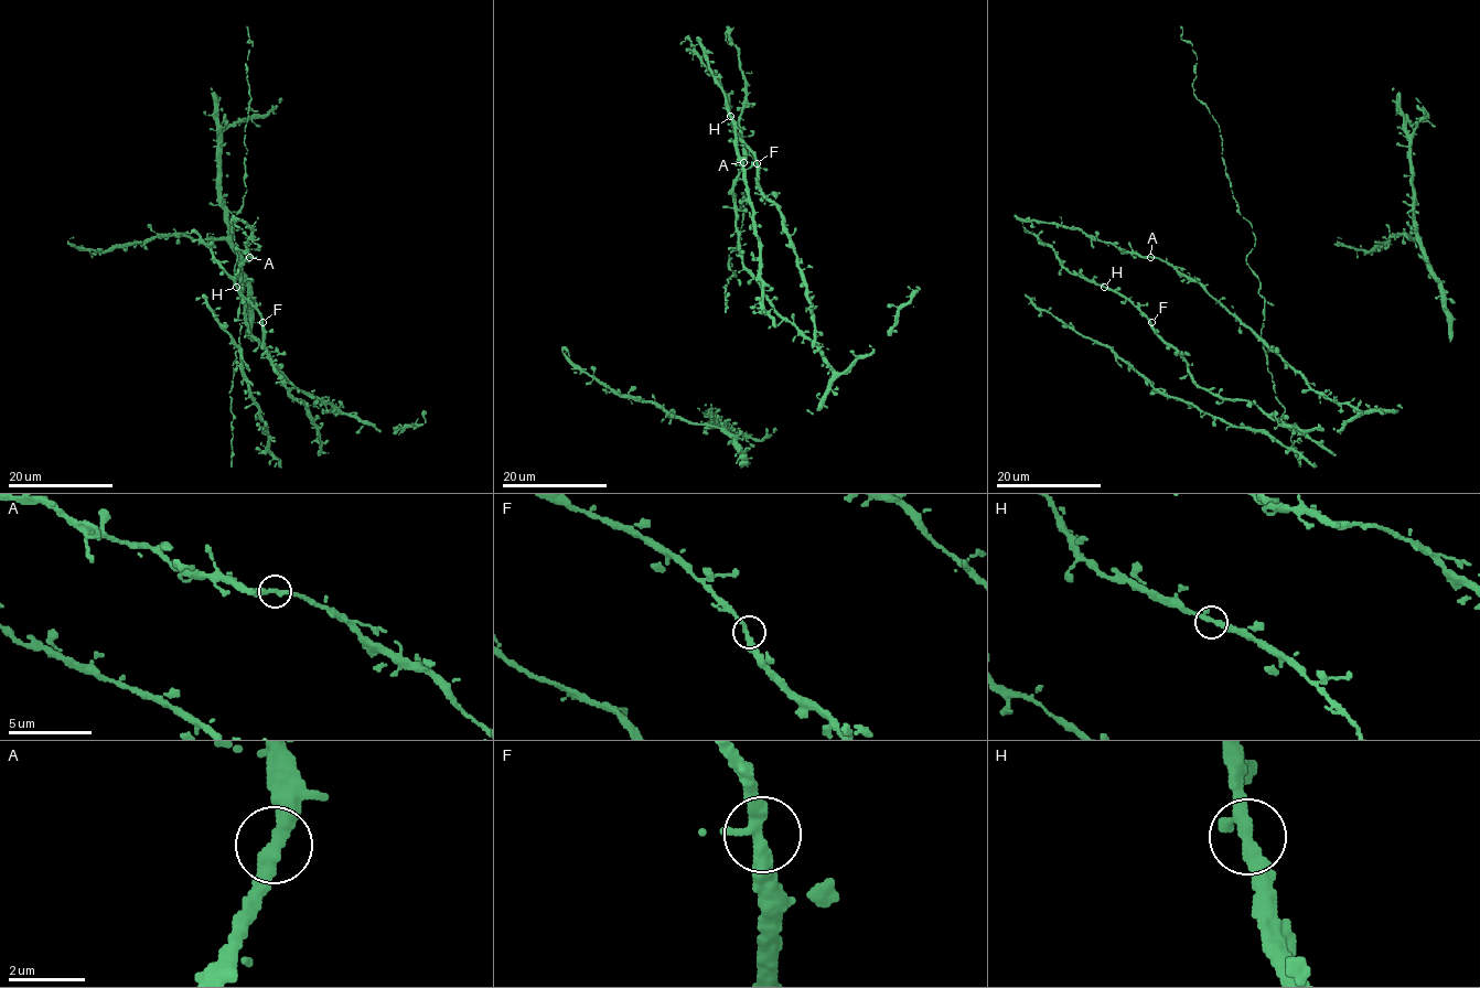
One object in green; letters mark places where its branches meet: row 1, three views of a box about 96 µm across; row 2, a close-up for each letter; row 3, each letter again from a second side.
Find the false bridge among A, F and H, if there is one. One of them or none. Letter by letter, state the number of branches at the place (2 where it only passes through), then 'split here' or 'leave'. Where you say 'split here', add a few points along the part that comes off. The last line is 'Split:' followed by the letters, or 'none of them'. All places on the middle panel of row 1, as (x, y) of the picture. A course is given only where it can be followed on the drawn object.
A: 2 | leave
F: 2 | leave
H: 2 | leave
Split: none of them

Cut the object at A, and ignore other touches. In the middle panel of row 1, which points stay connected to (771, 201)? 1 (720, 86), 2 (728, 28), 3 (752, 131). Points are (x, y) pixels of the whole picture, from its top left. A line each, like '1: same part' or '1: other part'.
1: same part
2: other part
3: other part

